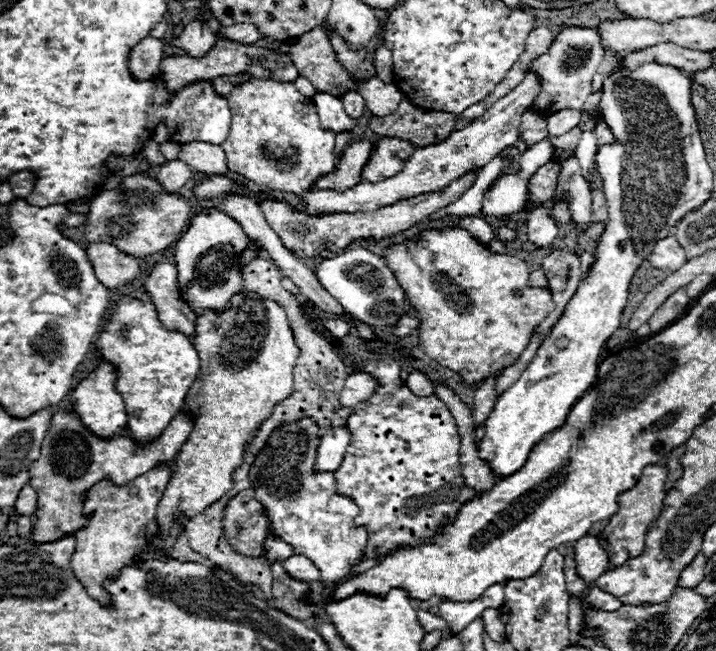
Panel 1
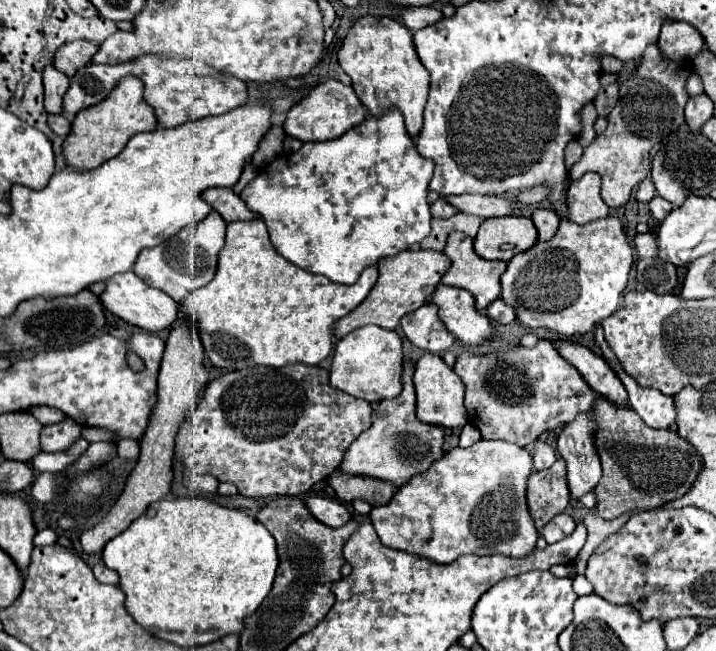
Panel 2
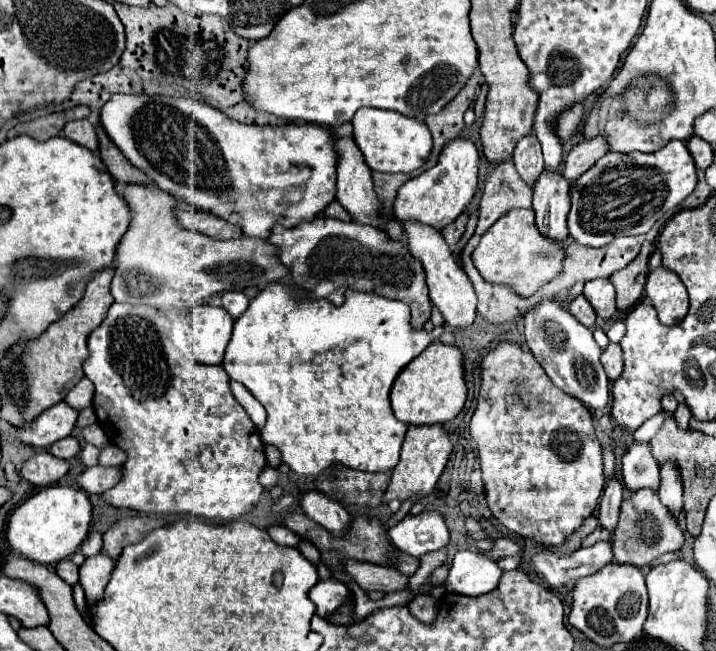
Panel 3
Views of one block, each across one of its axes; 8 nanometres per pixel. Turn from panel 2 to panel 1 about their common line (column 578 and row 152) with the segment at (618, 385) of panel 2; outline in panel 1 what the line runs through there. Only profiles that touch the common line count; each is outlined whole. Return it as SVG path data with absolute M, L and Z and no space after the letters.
M370 140L350 144L346 148L342 160L338 162L338 168L332 174L326 174L324 178L318 178L314 188L316 190L322 190L322 188L346 190L350 186L356 186L362 178L360 174L362 174L364 166L368 164L368 160L372 156L372 148L374 148L374 142L370 142Z

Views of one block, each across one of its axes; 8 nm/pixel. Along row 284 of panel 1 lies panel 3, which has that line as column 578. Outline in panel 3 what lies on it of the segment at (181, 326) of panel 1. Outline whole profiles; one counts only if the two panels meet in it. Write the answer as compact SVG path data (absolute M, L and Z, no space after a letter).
M596 136L592 140L582 140L578 146L570 150L564 162L564 178L574 182L578 176L582 176L596 160L600 160L608 152L608 144L602 136Z

